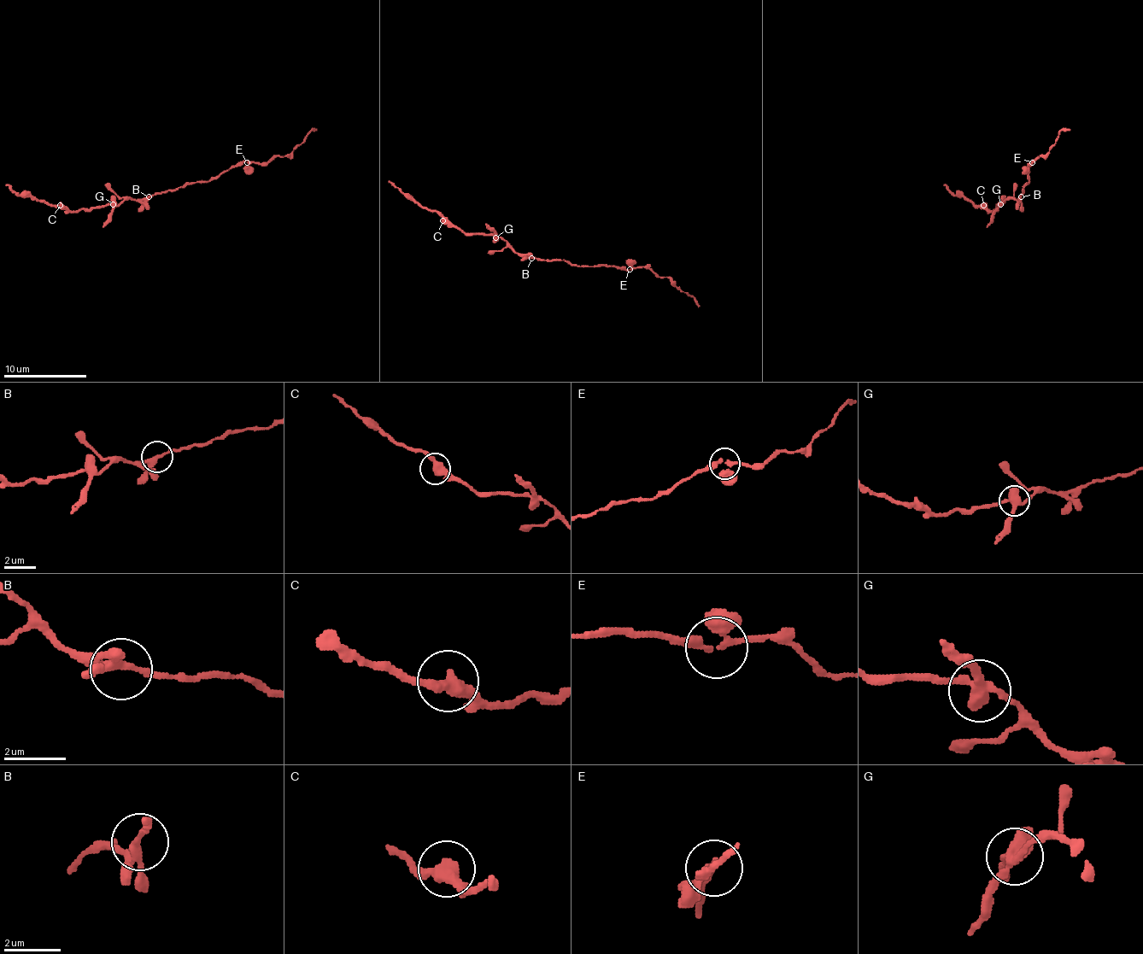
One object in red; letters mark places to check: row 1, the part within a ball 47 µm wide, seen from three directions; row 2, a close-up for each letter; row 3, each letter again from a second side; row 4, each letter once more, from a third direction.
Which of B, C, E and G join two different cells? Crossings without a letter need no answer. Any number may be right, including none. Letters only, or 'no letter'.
G

